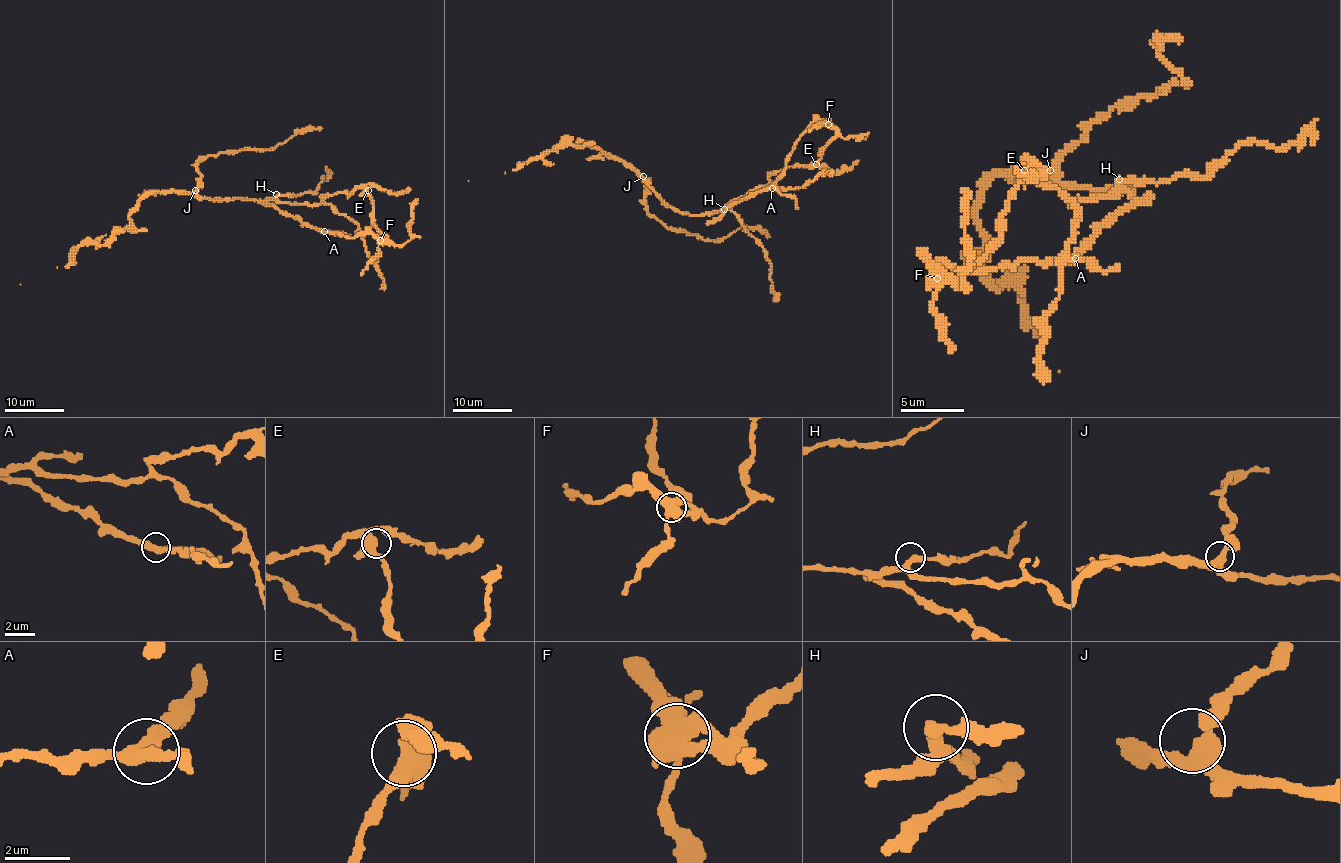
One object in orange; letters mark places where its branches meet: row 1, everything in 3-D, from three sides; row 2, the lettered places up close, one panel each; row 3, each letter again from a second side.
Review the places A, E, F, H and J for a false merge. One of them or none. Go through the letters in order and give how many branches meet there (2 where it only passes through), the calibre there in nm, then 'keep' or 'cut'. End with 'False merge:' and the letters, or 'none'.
A: 3 | 400 nm | keep
E: 4 | 440 nm | keep
F: 4 | 650 nm | cut
H: 3 | 360 nm | keep
J: 3 | 380 nm | keep
False merge: F

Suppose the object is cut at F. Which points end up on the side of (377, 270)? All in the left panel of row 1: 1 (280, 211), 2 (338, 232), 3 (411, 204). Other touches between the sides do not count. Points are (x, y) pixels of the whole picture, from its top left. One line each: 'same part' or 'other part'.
1: other part
2: other part
3: other part

